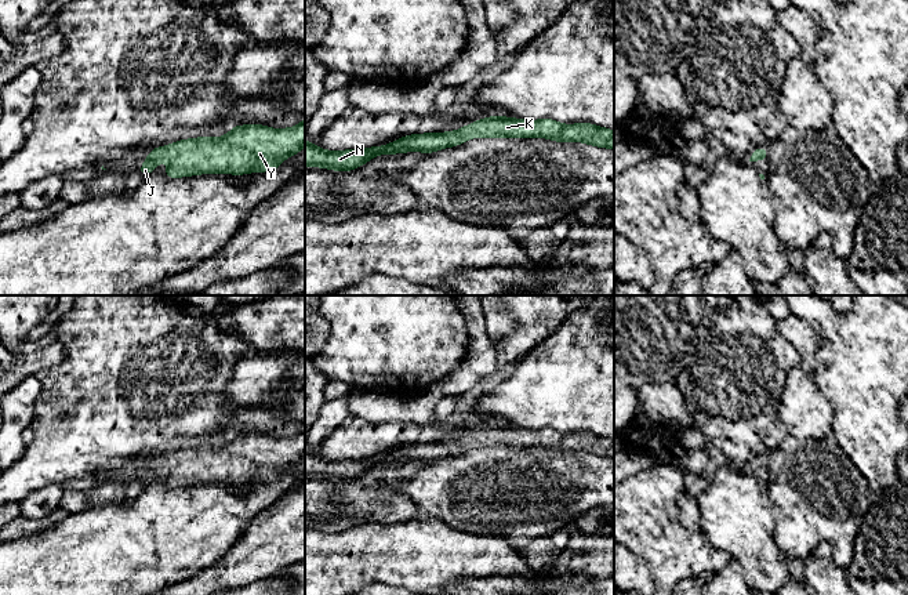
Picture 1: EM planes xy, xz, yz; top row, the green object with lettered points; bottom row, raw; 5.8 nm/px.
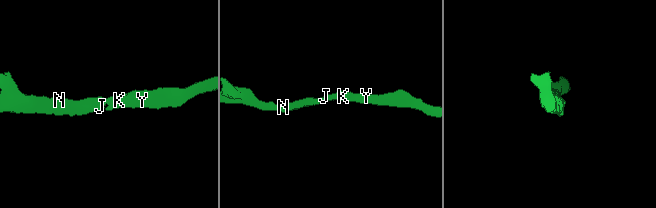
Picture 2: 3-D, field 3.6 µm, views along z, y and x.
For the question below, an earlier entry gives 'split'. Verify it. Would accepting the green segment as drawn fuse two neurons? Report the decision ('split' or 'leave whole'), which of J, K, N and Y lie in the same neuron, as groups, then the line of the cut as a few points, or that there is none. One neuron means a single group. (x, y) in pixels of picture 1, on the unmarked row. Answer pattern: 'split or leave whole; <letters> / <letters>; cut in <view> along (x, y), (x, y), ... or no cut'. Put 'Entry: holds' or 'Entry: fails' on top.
Entry: fails
leave whole; J K N Y; no cut

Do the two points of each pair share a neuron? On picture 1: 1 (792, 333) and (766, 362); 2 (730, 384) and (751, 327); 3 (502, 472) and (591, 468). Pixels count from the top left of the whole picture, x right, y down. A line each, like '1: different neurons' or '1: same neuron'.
1: different neurons
2: same neuron
3: same neuron

